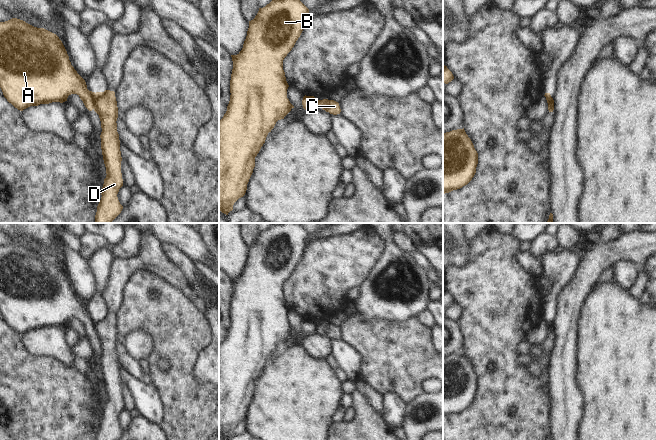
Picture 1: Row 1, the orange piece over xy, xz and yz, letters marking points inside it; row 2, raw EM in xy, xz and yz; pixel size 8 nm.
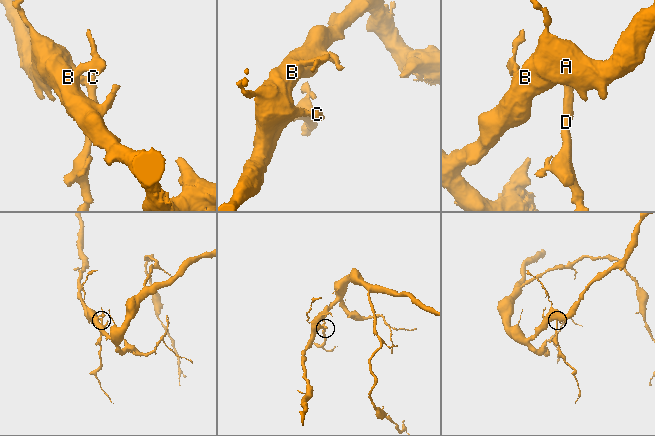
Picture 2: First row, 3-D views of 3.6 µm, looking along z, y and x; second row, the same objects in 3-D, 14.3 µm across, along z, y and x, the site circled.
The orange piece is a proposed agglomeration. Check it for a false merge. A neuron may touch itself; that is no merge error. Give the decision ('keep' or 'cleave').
cleave

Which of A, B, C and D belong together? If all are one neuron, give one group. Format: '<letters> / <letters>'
A B / C D

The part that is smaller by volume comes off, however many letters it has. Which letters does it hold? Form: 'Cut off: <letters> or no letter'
Cut off: C, D

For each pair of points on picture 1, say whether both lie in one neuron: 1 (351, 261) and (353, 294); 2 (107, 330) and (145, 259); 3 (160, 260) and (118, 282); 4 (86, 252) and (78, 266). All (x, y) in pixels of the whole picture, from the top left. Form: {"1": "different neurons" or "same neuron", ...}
{"1": "different neurons", "2": "same neuron", "3": "same neuron", "4": "different neurons"}

